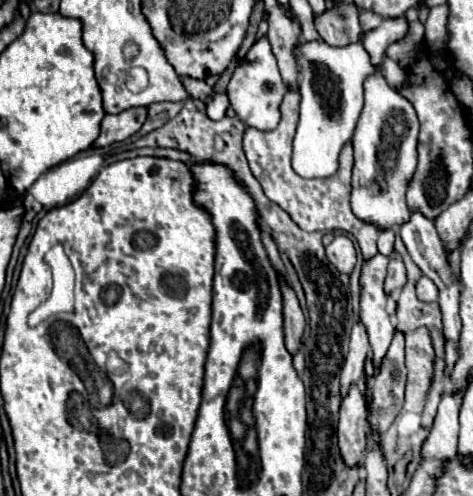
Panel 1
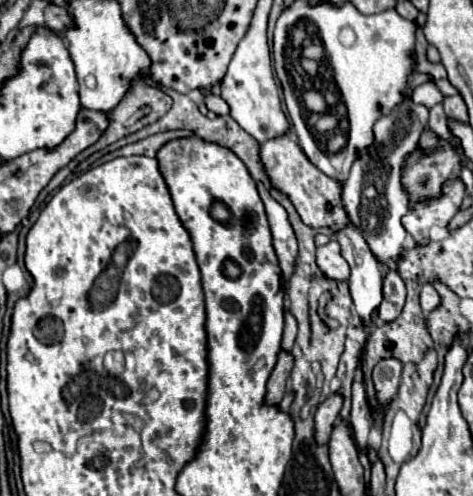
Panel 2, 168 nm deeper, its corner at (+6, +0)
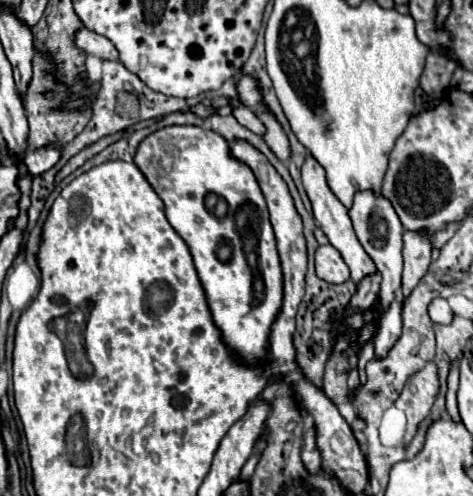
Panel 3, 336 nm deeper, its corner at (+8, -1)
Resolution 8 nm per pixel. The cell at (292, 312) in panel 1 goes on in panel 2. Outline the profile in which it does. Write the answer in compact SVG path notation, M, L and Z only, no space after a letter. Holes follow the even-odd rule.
M280 350L276 368L274 368L274 372L272 372L270 380L268 380L266 400L270 400L270 404L278 404L282 400L282 396L286 392L286 380L290 376L292 364L294 364L294 356L288 350Z

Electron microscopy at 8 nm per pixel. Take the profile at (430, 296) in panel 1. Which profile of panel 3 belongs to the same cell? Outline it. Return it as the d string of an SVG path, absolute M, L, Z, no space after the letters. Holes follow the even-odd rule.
M436 299L436 301L432 301L430 307L428 307L428 313L430 313L430 319L432 319L434 323L440 323L440 325L448 325L448 323L452 323L452 319L454 319L454 311L450 309L450 305L448 305L446 299Z

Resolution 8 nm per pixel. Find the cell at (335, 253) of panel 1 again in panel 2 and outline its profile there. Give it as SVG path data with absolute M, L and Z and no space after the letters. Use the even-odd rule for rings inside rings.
M330 240L326 246L320 246L316 252L316 262L320 270L334 280L346 280L350 276L350 268L342 256L342 248L336 240Z

